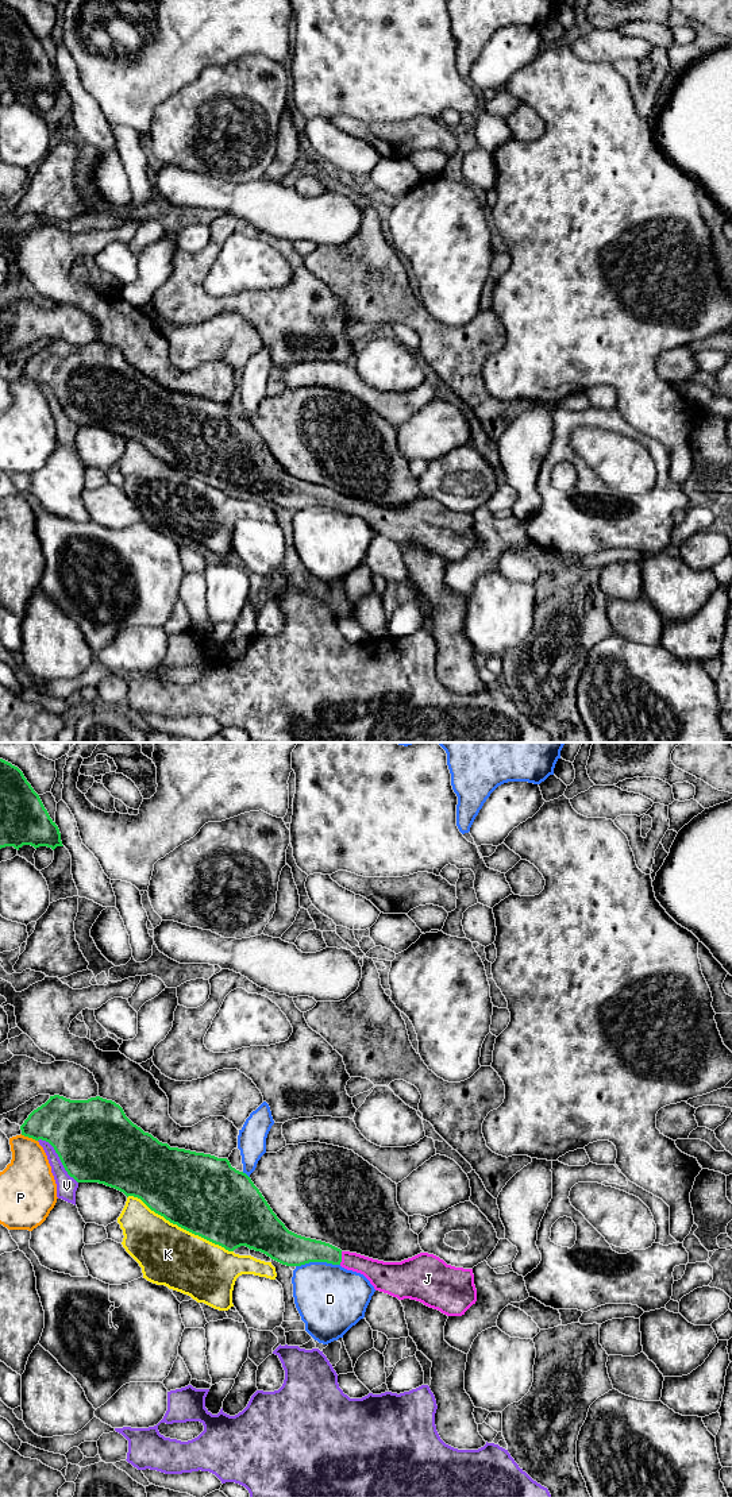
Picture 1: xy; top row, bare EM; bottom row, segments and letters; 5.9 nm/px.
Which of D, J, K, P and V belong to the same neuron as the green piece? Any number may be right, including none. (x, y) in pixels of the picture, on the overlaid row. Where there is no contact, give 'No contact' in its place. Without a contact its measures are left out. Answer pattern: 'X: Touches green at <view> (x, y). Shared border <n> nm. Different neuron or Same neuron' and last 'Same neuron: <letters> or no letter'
D: Touches green at xy (318, 1261). Shared border 260 nm. Different neuron
J: Touches green at xy (341, 1258). Shared border 80 nm. Same neuron
K: Touches green at xy (180, 1226). Shared border 700 nm. Different neuron
P: Touches green at xy (29, 1137). Shared border 110 nm. Different neuron
V: Touches green at xy (60, 1158). Shared border 360 nm. Different neuron
Same neuron: J

